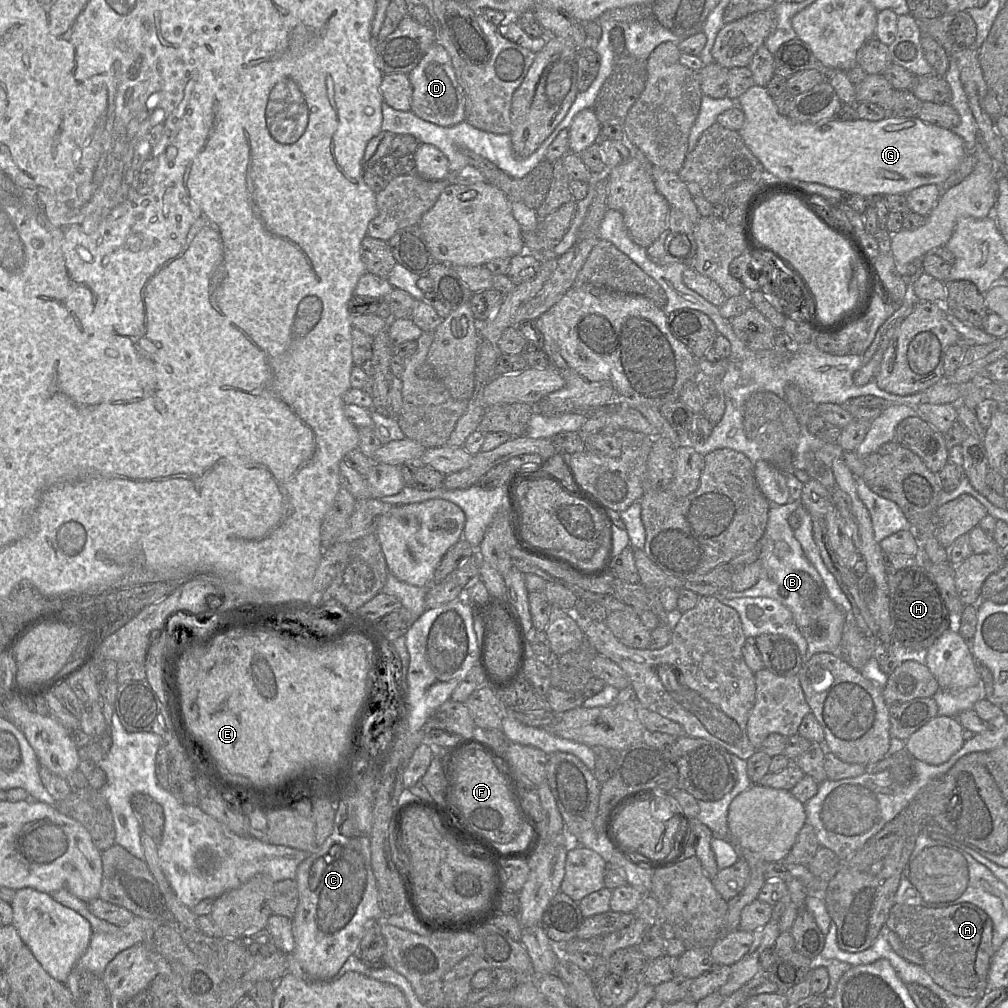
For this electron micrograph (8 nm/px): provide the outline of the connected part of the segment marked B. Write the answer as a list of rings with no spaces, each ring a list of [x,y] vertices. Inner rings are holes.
[[[789,501],[785,505],[770,503],[766,529],[757,547],[759,550],[760,575],[757,583],[743,591],[721,590],[725,598],[768,597],[790,610],[793,620],[806,638],[807,652],[802,664],[814,654],[828,652],[840,655],[840,642],[846,621],[843,612],[829,597],[825,583],[816,568],[806,558],[801,544],[794,537],[794,531],[788,524],[788,517],[794,513],[801,501]]]

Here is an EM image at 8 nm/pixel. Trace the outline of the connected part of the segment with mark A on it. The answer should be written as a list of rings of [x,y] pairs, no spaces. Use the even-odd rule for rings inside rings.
[[[962,902],[945,908],[928,908],[895,903],[889,911],[885,926],[897,934],[907,949],[921,956],[924,970],[946,991],[961,997],[982,997],[987,992],[987,974],[995,953],[992,949],[993,923],[978,906]]]

